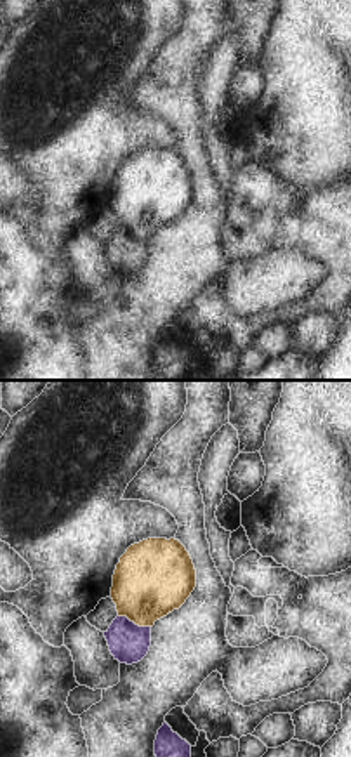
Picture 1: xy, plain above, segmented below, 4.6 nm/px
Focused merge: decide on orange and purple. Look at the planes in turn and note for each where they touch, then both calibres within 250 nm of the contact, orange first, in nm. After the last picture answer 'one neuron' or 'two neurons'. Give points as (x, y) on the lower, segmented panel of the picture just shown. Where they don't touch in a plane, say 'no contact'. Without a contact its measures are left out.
meets orange at (134, 622); 360 nm thick on the orange side, 190 nm on the other

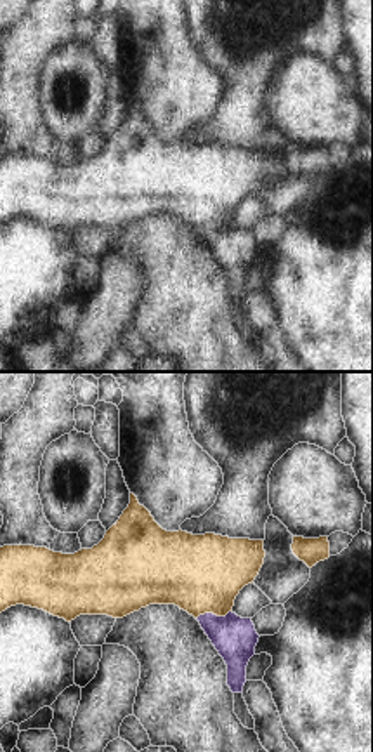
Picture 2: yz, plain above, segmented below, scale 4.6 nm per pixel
meets orange at (214, 613); 360 nm thick on the orange side, 200 nm on the other

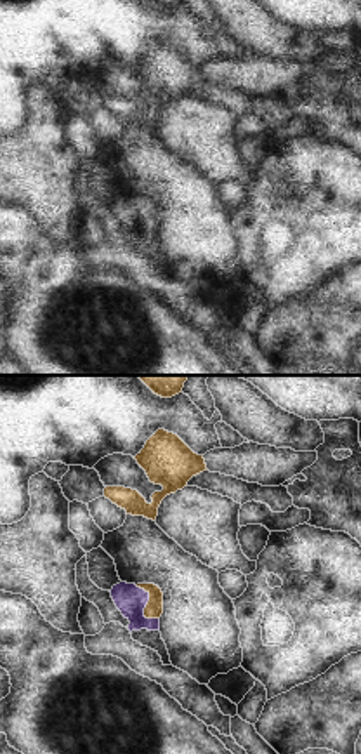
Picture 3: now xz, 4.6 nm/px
meets orange at (146, 607); 80 nm thick on the orange side, 140 nm on the other

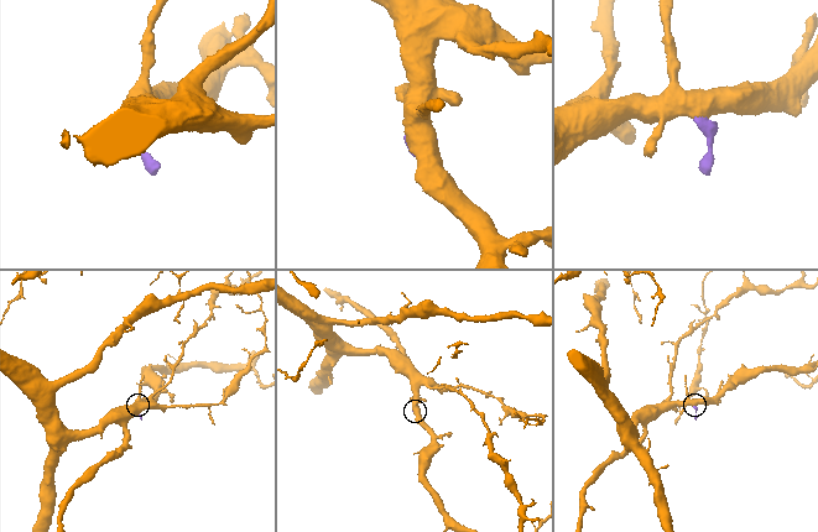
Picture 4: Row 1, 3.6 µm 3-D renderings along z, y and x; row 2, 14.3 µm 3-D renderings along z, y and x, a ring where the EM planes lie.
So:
one neuron

